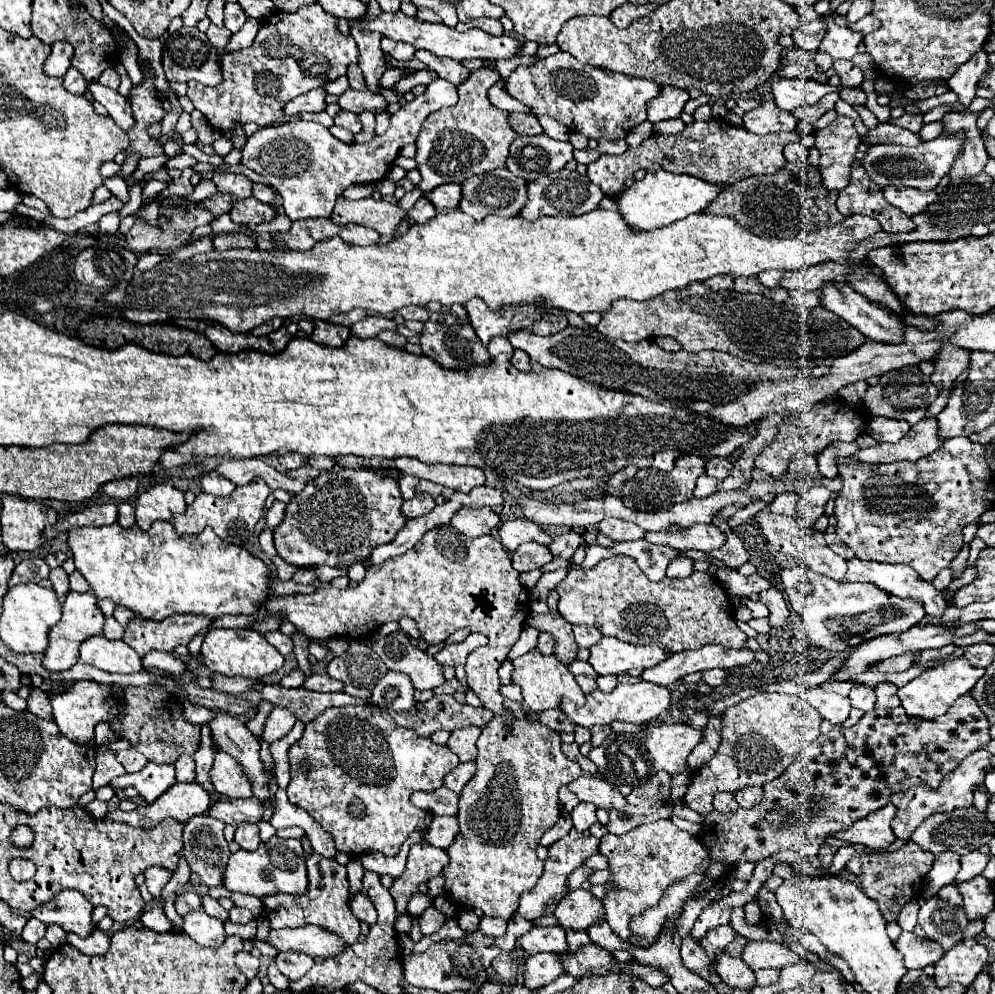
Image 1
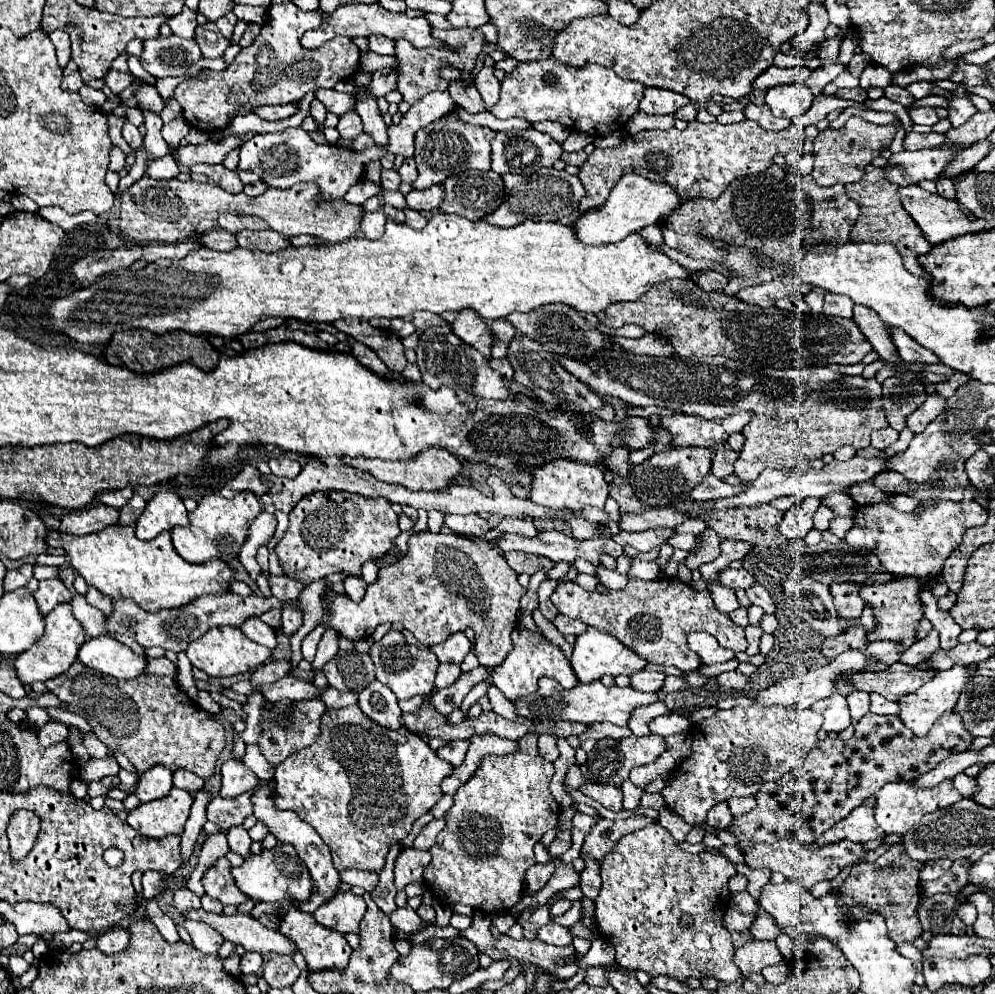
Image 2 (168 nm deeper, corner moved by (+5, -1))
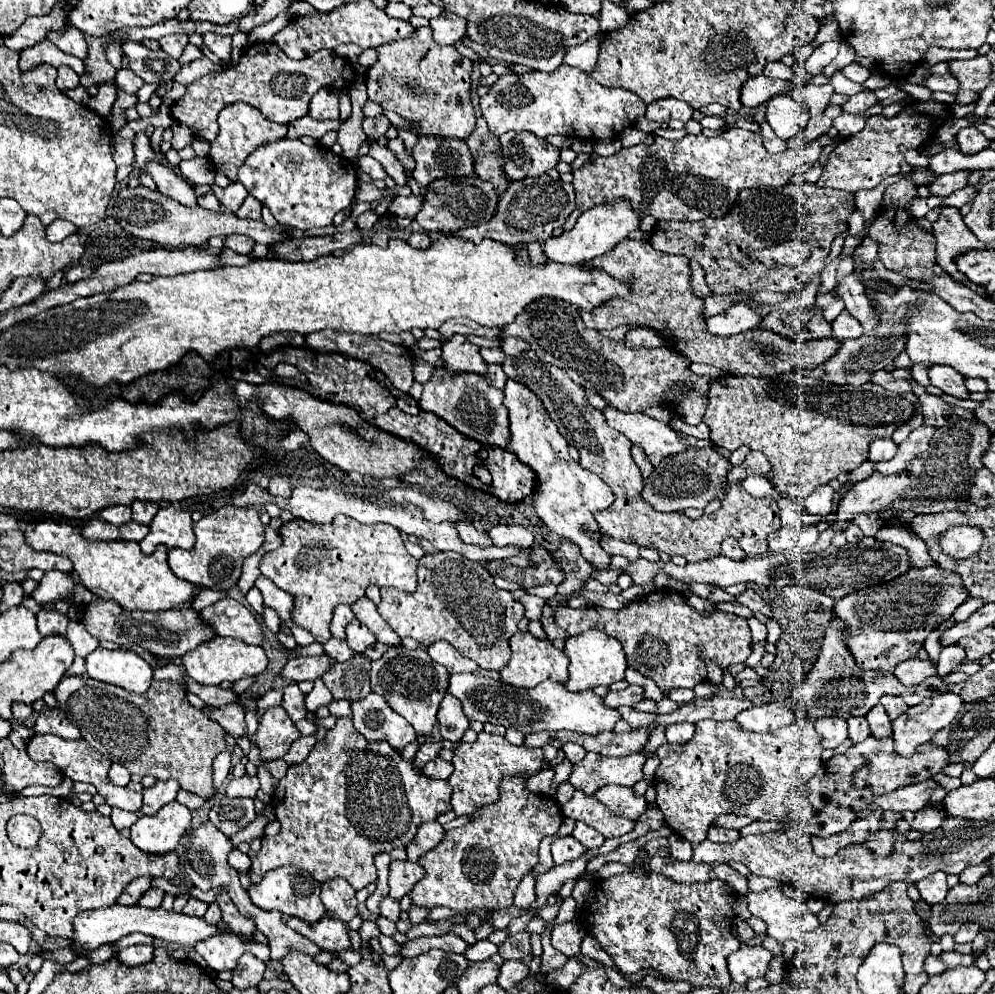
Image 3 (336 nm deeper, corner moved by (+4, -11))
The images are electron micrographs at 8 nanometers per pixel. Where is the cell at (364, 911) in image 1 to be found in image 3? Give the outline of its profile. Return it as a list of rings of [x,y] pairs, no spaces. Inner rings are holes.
[[[325,915],[321,921],[315,923],[307,923],[299,917],[285,917],[285,923],[297,933],[305,935],[323,951],[353,951],[351,937],[349,937],[351,929],[345,921]]]

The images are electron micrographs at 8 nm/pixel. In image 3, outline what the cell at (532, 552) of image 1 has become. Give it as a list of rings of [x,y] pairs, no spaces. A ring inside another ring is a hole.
[[[533,545],[531,555],[523,557],[513,557],[513,559],[503,559],[503,561],[491,561],[487,563],[487,569],[491,571],[495,585],[499,589],[515,591],[515,589],[531,589],[537,585],[547,585],[555,583],[559,585],[565,575],[563,571],[549,561],[549,557],[543,553],[543,547]]]

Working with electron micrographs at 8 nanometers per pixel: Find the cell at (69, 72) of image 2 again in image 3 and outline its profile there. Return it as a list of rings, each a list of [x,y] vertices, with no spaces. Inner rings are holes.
[[[63,65],[57,71],[59,71],[59,75],[57,75],[57,87],[61,91],[69,91],[69,89],[75,89],[79,85],[79,75],[71,67]]]

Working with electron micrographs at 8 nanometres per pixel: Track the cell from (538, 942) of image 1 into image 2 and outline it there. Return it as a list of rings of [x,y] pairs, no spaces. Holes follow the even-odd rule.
[[[550,921],[548,925],[544,925],[538,933],[538,939],[544,941],[544,943],[550,943],[550,945],[572,945],[572,935],[570,935],[570,929],[568,927],[562,927],[554,921]]]

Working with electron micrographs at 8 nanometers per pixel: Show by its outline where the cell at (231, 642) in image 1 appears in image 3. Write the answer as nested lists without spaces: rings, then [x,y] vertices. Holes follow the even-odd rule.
[[[215,635],[207,643],[201,643],[191,653],[185,653],[181,659],[189,677],[201,685],[219,685],[223,681],[235,683],[245,677],[257,677],[267,667],[267,655],[261,647],[243,645],[243,641],[235,641],[231,637],[219,637],[219,635]]]

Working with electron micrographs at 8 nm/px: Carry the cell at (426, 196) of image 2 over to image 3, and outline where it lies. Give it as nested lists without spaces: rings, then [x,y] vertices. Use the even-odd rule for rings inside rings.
[[[409,195],[409,197],[397,197],[391,205],[389,205],[389,213],[397,215],[397,217],[409,217],[413,219],[419,209],[423,207],[425,197],[423,195]]]

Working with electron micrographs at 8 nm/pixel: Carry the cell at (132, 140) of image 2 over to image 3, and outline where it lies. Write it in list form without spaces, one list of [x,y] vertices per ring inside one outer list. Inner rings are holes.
[[[149,161],[145,171],[153,177],[153,181],[157,183],[157,189],[163,195],[173,197],[173,199],[177,199],[179,203],[183,203],[187,207],[197,205],[197,195],[193,193],[193,187],[187,181],[183,181],[179,175],[175,175],[171,169],[167,169],[165,165],[161,165],[157,161]]]

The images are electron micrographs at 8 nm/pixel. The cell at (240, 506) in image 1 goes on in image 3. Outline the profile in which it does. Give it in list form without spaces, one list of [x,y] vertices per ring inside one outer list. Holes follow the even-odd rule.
[[[230,501],[216,511],[203,514],[193,525],[197,543],[193,549],[171,549],[169,567],[173,573],[185,581],[197,583],[209,589],[229,589],[241,577],[241,565],[245,557],[253,555],[263,543],[263,523],[253,507],[234,507]]]

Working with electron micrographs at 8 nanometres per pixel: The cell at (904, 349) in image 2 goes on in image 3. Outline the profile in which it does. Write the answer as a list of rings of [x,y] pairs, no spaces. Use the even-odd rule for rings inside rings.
[[[931,365],[927,369],[931,385],[939,387],[943,393],[959,397],[959,399],[967,399],[969,391],[965,389],[963,377],[959,377],[959,373],[955,373],[955,369],[947,367],[947,365]]]

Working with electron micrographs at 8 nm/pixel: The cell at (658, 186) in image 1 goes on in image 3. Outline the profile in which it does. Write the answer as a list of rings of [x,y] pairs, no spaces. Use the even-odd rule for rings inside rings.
[[[617,197],[615,201],[595,205],[591,211],[585,211],[577,219],[577,225],[571,231],[565,231],[559,237],[547,239],[545,241],[545,255],[557,263],[585,263],[585,261],[591,261],[599,255],[609,253],[619,241],[627,239],[629,233],[637,231],[639,227],[641,227],[641,215],[633,209],[631,201]]]

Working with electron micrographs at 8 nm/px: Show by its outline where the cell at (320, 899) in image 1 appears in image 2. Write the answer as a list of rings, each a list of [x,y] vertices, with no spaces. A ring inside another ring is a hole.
[[[292,907],[282,919],[280,919],[280,929],[282,935],[286,935],[294,945],[298,947],[298,953],[304,955],[306,965],[310,971],[326,971],[326,969],[344,969],[348,959],[350,959],[350,945],[346,943],[346,937],[340,935],[338,931],[326,931],[326,927],[318,925],[310,913],[302,913],[296,907]]]

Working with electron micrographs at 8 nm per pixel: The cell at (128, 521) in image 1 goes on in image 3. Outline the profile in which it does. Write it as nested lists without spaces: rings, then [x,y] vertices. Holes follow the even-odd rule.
[[[133,501],[131,503],[131,509],[133,509],[133,521],[135,523],[149,525],[151,519],[155,517],[159,505],[157,503],[151,503],[151,501]]]

